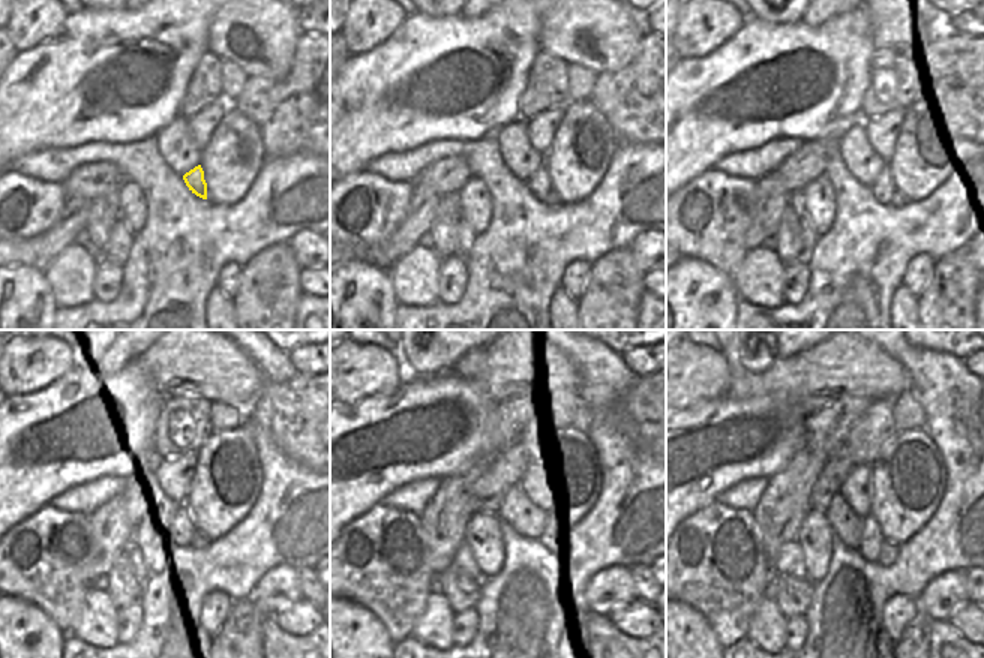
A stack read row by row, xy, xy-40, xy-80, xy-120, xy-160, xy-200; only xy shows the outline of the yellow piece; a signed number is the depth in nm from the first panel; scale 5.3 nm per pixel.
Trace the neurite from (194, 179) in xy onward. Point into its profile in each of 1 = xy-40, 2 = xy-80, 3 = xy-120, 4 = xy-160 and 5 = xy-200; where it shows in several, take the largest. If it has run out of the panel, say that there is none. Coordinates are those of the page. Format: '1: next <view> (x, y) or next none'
1: next xy-40 (539, 183)
2: next xy-80 (882, 188)
3: next xy-120 (198, 528)
4: next xy-160 (534, 535)
5: next xy-200 (872, 538)

